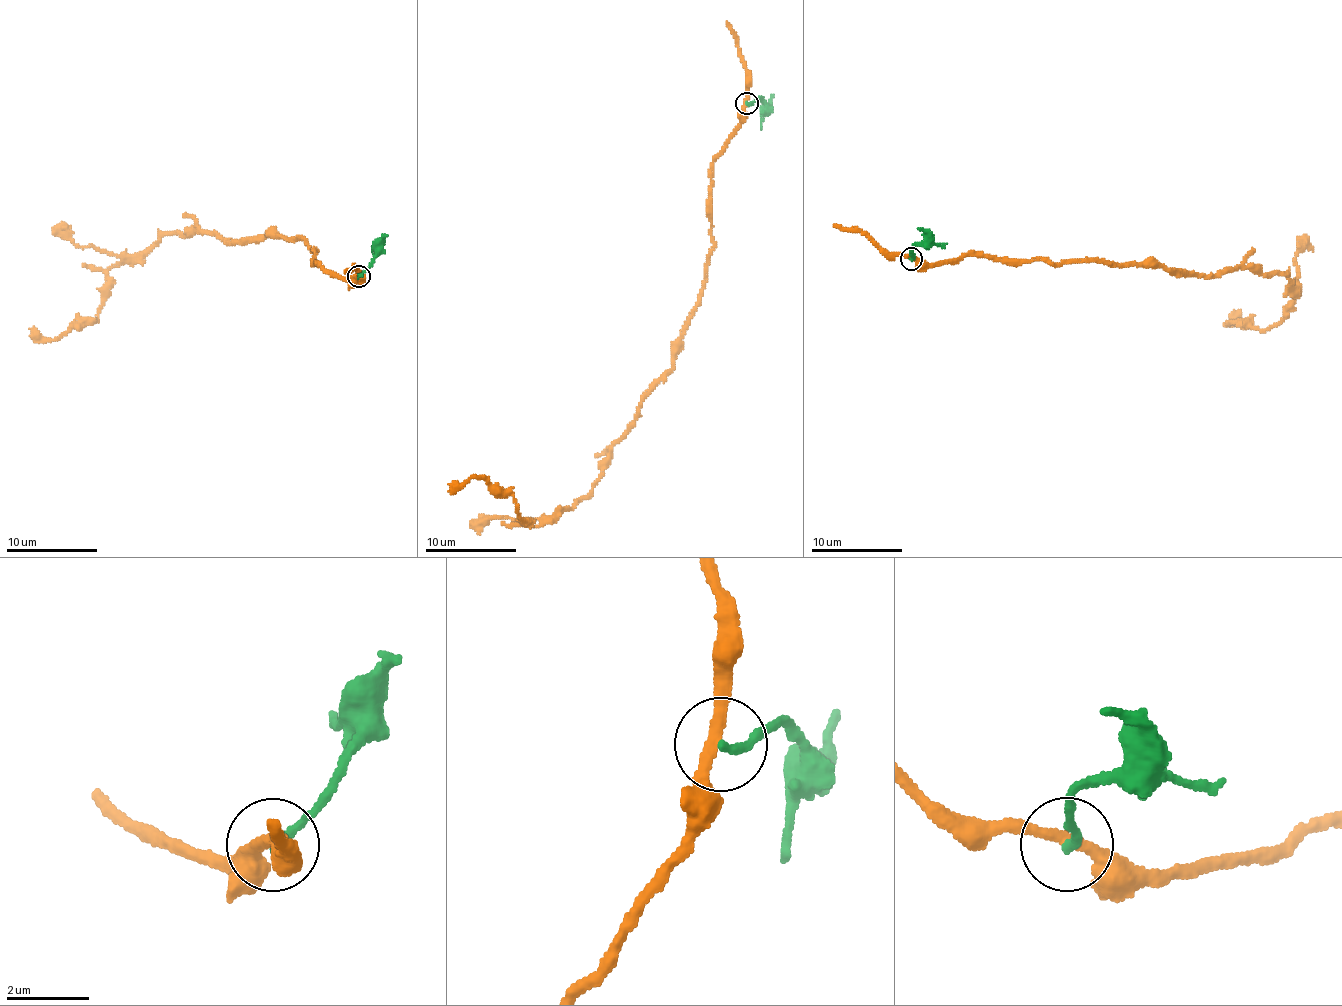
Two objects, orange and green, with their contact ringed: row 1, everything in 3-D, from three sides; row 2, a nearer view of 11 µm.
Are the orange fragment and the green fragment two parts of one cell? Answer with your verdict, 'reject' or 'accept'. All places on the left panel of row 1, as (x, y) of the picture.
reject

